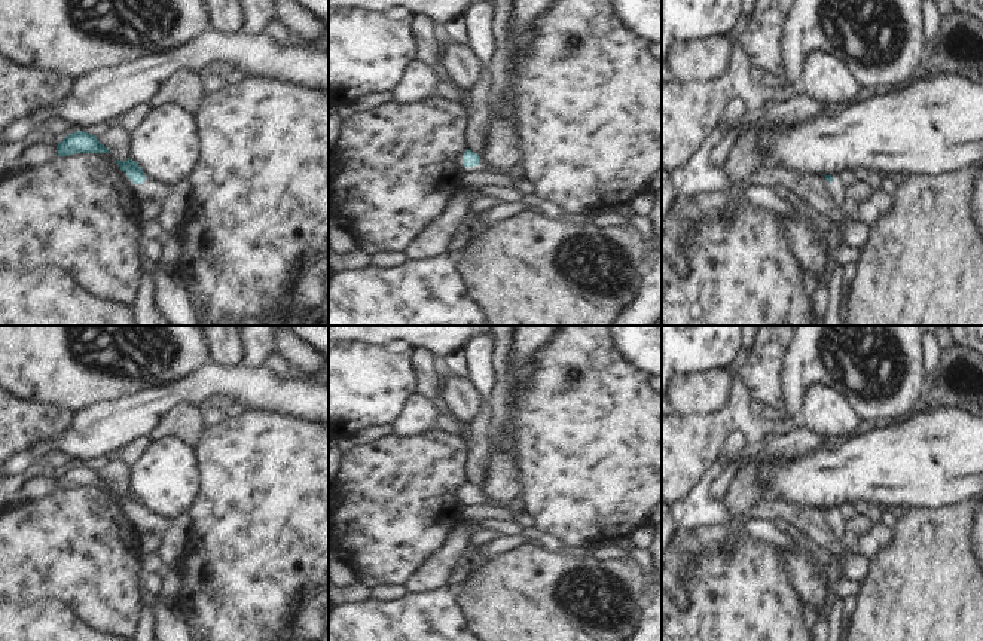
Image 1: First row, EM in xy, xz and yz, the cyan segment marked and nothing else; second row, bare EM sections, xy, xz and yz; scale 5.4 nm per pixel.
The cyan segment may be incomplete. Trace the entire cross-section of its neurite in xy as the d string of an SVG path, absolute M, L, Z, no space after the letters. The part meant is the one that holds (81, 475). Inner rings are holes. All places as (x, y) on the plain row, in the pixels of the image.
M85 464L68 467L59 477L57 477L58 489L68 489L74 486L109 486L95 468Z

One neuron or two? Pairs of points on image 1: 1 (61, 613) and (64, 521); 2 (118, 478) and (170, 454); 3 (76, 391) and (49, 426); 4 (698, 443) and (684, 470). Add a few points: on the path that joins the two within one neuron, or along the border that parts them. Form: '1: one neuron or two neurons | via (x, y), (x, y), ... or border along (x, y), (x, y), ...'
1: two neurons | border along (27, 603), (66, 600), (88, 622)
2: two neurons | border along (131, 464), (130, 491)
3: two neurons | border along (30, 399), (64, 405), (78, 411)
4: one neuron | via (692, 449), (684, 457), (684, 464)

